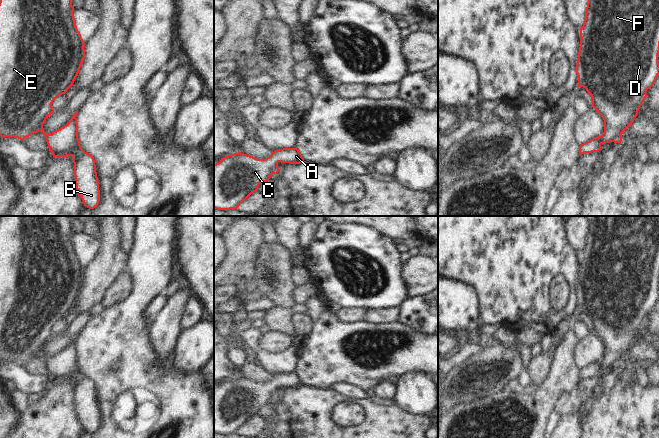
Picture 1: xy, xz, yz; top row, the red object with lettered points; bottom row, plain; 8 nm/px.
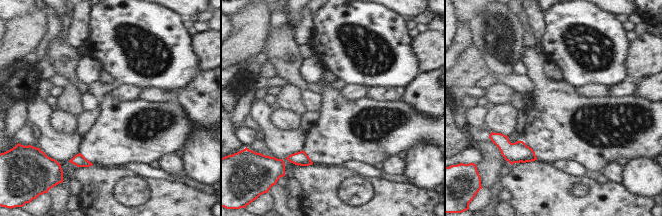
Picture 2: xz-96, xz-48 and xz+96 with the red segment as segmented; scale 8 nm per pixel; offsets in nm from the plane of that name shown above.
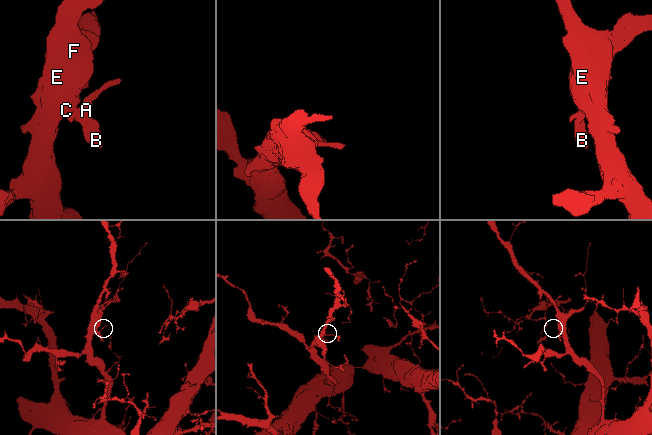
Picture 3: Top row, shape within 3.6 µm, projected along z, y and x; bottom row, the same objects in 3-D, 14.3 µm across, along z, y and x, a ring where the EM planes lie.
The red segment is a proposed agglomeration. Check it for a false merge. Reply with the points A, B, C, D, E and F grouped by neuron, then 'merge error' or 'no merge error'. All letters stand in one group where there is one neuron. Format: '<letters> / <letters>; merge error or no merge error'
A B C D E F; no merge error

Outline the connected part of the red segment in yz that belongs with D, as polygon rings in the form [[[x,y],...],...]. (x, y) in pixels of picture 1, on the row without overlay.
[[[584,216],[588,222],[587,231],[585,235],[585,244],[583,250],[580,252],[580,271],[578,276],[578,284],[575,291],[575,296],[578,300],[578,311],[583,311],[592,321],[592,331],[604,344],[604,356],[601,360],[595,361],[579,371],[579,379],[584,377],[599,376],[601,369],[604,367],[621,367],[622,357],[630,351],[638,339],[640,330],[647,321],[647,314],[655,307],[659,299],[659,216]]]

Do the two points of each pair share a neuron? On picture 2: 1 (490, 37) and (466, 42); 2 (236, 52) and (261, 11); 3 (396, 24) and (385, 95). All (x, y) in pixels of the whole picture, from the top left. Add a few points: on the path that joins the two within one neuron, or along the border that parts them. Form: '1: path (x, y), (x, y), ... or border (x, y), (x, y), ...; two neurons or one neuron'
1: border (469, 26), (475, 44); two neurons
2: path (246, 42), (250, 38), (254, 21); one neuron
3: border (372, 86), (406, 87); two neurons

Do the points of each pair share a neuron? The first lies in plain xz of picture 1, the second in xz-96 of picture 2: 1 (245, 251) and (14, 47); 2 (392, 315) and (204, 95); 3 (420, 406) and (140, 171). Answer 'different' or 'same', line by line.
1: same
2: different
3: different

